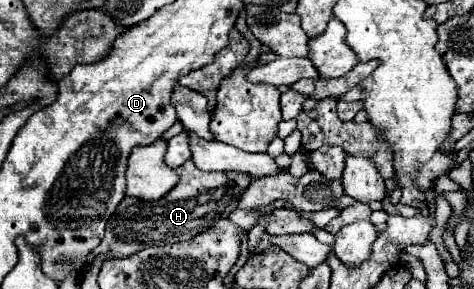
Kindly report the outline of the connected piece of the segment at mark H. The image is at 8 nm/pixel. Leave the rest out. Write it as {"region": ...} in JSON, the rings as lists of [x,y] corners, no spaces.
{"region":[[[188,160],[184,166],[180,166],[176,170],[176,174],[180,176],[178,184],[160,200],[144,202],[144,200],[126,196],[118,204],[116,212],[112,214],[112,220],[108,220],[106,234],[104,234],[100,246],[92,254],[94,256],[108,254],[112,258],[128,258],[148,246],[190,240],[196,234],[200,234],[202,230],[208,230],[216,220],[222,220],[232,210],[236,210],[240,194],[252,182],[250,176],[244,172],[202,172],[194,166],[192,160]]]}

